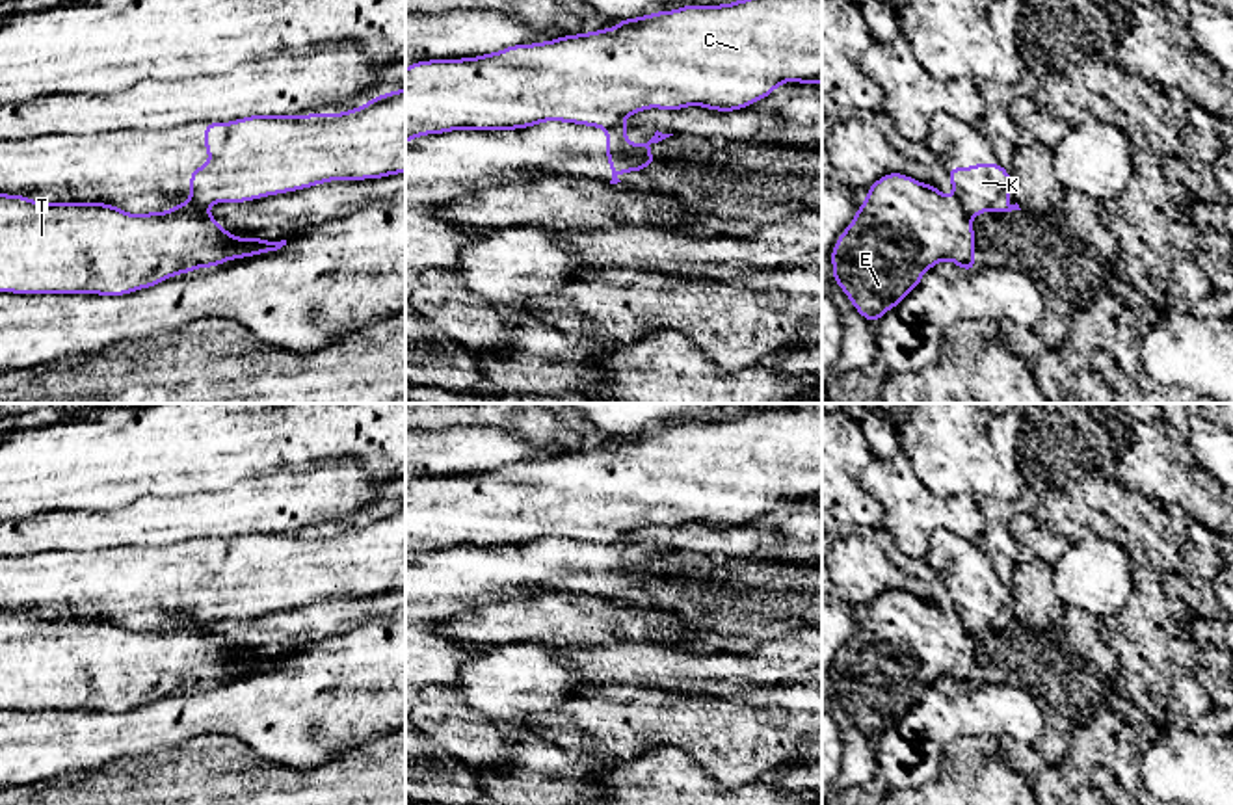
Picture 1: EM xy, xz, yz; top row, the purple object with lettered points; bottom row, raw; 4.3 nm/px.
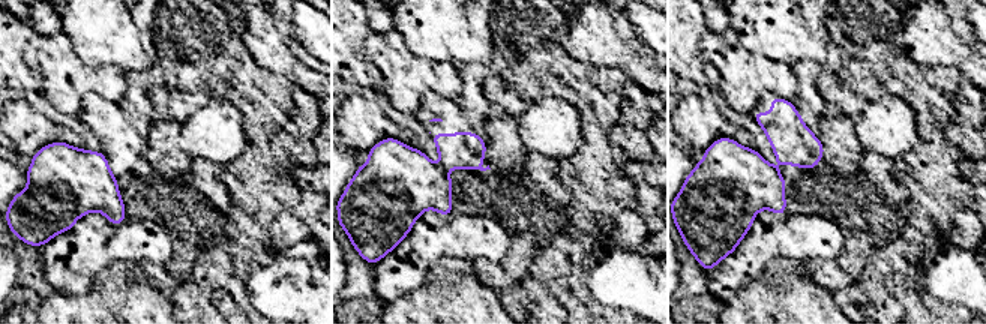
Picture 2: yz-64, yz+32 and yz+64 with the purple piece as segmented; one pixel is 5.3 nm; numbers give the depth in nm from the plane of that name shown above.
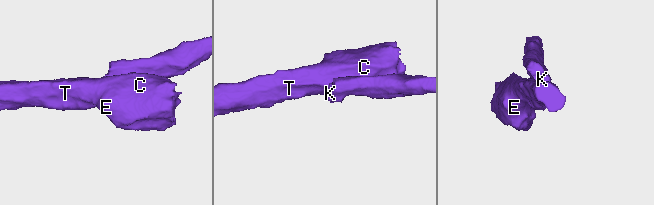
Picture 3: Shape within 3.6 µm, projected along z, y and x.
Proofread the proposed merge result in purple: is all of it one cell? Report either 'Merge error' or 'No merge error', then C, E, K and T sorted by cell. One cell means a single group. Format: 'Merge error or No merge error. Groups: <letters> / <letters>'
Merge error. Groups: C E T / K

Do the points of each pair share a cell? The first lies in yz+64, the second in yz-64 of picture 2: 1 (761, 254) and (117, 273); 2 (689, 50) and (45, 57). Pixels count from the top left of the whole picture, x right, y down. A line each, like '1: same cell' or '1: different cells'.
1: different cells
2: different cells

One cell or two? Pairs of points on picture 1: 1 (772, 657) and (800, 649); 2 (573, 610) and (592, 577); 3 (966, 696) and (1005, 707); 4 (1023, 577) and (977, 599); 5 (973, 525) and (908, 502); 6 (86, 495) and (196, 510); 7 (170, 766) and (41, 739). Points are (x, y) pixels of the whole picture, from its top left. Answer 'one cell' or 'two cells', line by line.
1: one cell
2: two cells
3: one cell
4: two cells
5: one cell
6: two cells
7: two cells

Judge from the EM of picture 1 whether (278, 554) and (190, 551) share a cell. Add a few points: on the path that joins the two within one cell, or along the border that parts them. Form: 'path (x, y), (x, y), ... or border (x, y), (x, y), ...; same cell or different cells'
path (255, 558), (212, 558); same cell

